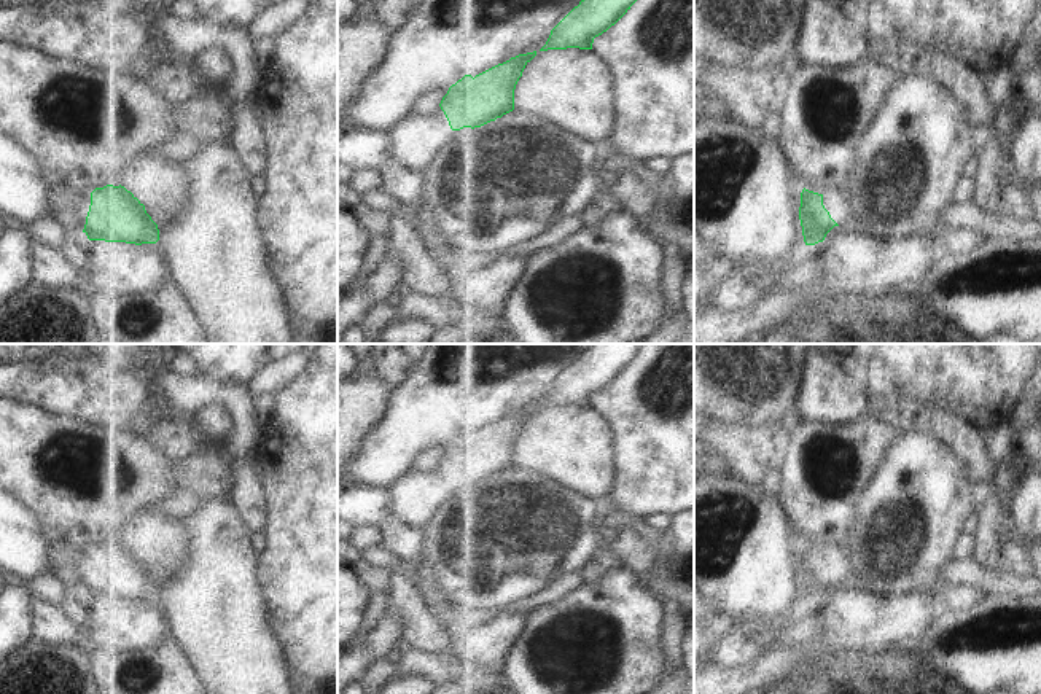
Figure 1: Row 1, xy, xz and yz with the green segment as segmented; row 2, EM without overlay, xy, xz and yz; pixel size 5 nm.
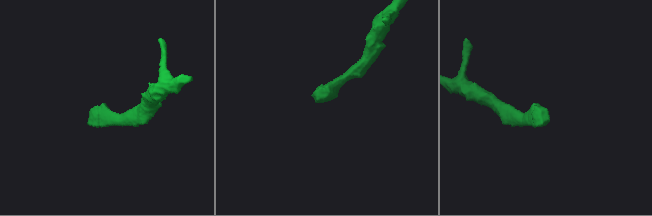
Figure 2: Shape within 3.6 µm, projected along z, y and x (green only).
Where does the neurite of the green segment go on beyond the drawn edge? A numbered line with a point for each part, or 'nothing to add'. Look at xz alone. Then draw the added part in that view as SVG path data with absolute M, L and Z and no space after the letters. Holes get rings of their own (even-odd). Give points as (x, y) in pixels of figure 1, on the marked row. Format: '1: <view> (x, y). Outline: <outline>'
1: xz (413, 142). Outline: M425 105L398 121L387 137L393 161L414 172L423 172L452 138L452 129L439 105Z

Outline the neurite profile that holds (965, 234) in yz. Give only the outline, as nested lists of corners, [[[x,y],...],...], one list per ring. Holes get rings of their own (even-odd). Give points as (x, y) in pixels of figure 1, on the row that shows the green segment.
[[[961,216],[944,232],[947,251],[969,251],[984,242],[985,232],[974,220]]]

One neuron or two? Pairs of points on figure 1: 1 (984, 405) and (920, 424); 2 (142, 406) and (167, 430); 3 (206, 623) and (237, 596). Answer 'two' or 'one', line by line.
1: two
2: two
3: one

